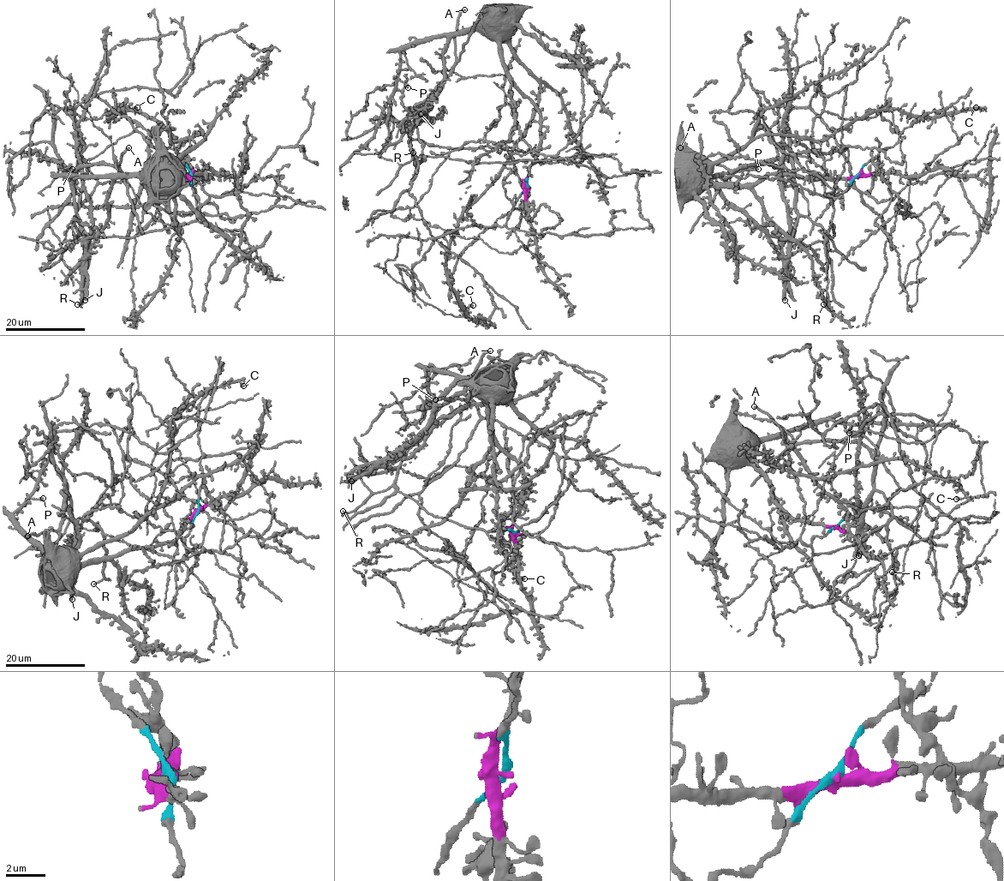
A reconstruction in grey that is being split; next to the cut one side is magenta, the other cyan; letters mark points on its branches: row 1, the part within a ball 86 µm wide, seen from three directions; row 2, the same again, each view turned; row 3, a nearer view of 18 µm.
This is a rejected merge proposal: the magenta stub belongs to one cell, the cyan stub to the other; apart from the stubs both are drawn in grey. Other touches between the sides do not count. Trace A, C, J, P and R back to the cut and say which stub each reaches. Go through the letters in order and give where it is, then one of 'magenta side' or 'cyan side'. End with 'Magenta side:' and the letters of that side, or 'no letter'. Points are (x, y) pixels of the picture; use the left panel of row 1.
A: (128, 147) | cyan side
C: (137, 107) | magenta side
J: (85, 300) | cyan side
P: (72, 169) | magenta side
R: (77, 304) | cyan side
Magenta side: C, P

